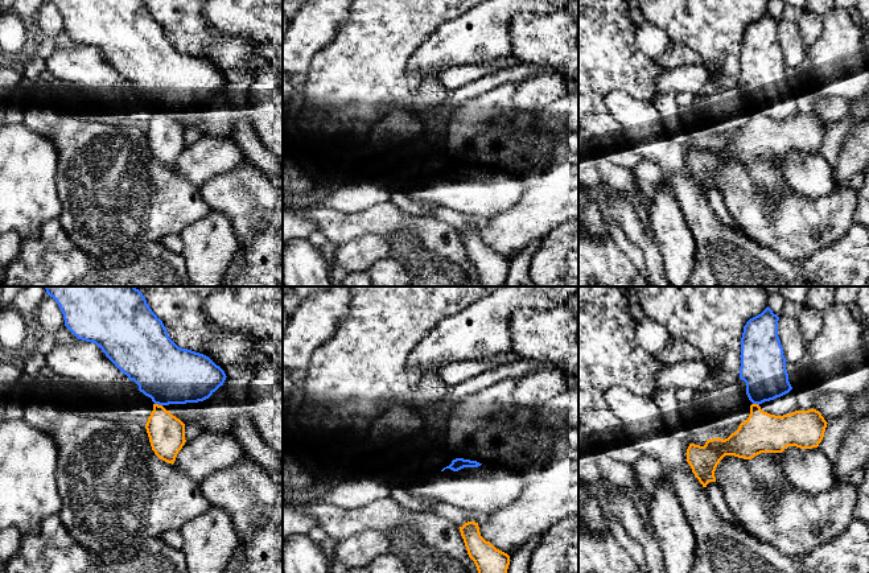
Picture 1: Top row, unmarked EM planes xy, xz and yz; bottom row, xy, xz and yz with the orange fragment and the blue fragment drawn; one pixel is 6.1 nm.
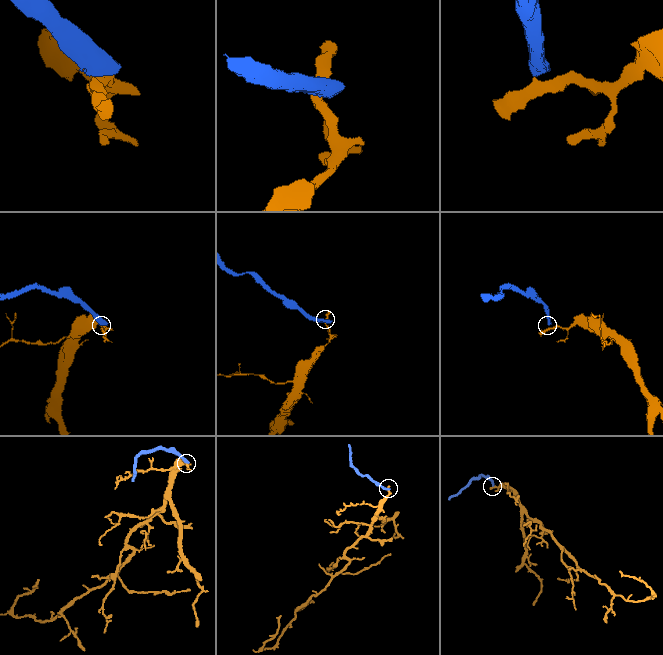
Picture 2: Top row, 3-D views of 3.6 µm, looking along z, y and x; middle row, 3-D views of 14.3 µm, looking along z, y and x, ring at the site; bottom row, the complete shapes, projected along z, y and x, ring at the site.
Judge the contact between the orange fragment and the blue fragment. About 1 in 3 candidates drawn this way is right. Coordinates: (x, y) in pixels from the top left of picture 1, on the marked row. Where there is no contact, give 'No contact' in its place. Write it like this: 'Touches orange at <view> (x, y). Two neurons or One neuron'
Touches orange at xy (157, 404). Two neurons

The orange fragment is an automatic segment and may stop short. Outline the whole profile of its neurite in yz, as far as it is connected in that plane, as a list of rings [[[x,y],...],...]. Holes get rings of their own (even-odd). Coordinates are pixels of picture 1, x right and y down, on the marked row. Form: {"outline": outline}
{"outline": [[[751,404],[749,417],[728,438],[707,440],[704,446],[689,444],[687,462],[703,487],[707,487],[709,482],[716,482],[716,467],[725,455],[751,459],[761,453],[782,453],[788,446],[817,448],[827,424],[814,408],[775,416]]]}

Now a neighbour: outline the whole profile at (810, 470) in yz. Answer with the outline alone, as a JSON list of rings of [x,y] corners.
[[[788,446],[781,459],[783,474],[794,489],[815,495],[835,489],[833,463],[817,448]]]

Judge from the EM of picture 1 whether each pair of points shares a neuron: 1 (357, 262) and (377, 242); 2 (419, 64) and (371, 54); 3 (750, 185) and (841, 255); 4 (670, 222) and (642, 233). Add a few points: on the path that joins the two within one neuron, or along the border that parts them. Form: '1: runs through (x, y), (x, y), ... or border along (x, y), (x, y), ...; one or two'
1: runs through (362, 256), (371, 247); one
2: border along (429, 37), (410, 60), (407, 66), (410, 74); two
3: border along (851, 225), (839, 239), (800, 260); two
4: border along (646, 226), (660, 259); two

